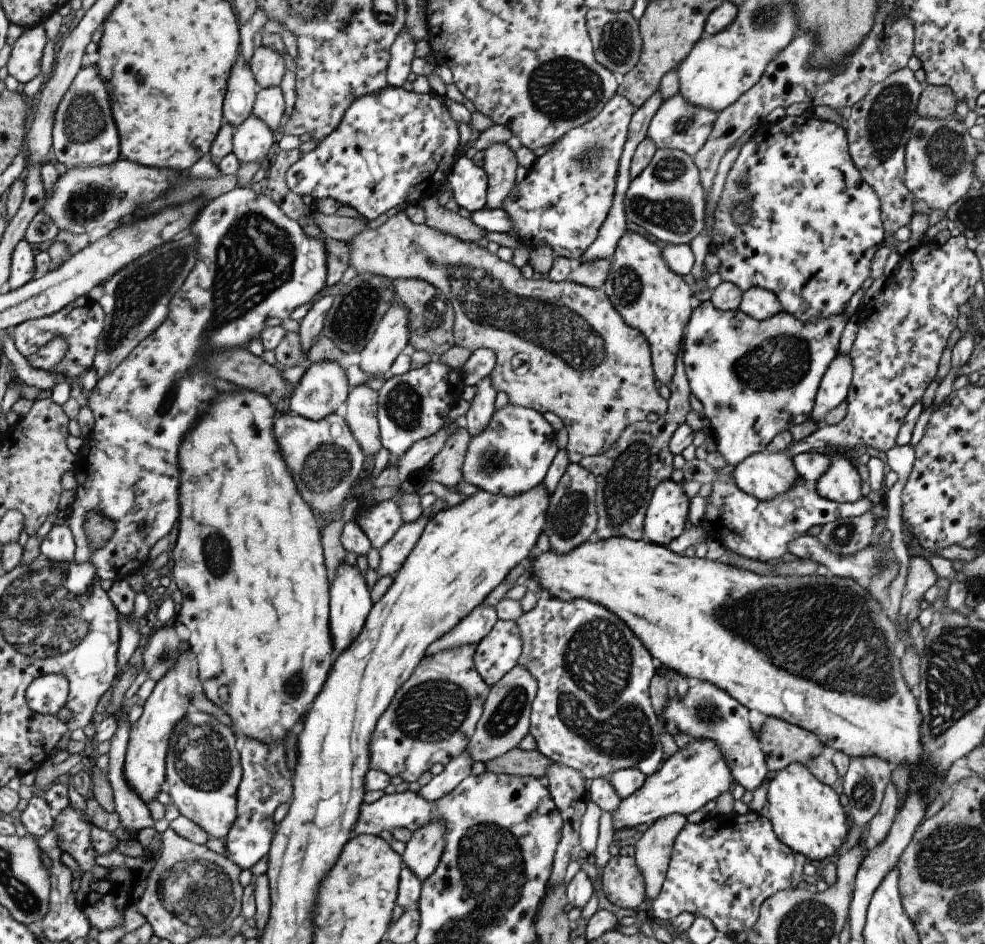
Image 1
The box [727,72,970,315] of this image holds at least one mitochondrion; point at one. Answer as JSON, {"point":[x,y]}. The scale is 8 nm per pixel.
{"point":[888,116]}

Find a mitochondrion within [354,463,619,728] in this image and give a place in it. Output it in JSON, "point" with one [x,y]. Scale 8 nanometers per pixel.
{"point":[569,517]}

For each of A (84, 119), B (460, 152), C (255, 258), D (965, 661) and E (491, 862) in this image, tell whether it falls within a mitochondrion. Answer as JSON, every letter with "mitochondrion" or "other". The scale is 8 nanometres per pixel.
{"A":"mitochondrion","B":"other","C":"mitochondrion","D":"mitochondrion","E":"mitochondrion"}

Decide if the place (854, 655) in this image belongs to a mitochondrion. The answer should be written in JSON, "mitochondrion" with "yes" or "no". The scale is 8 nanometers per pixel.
{"mitochondrion":"yes"}

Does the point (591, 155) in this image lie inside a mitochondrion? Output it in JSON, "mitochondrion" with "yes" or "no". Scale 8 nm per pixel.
{"mitochondrion":"yes"}

